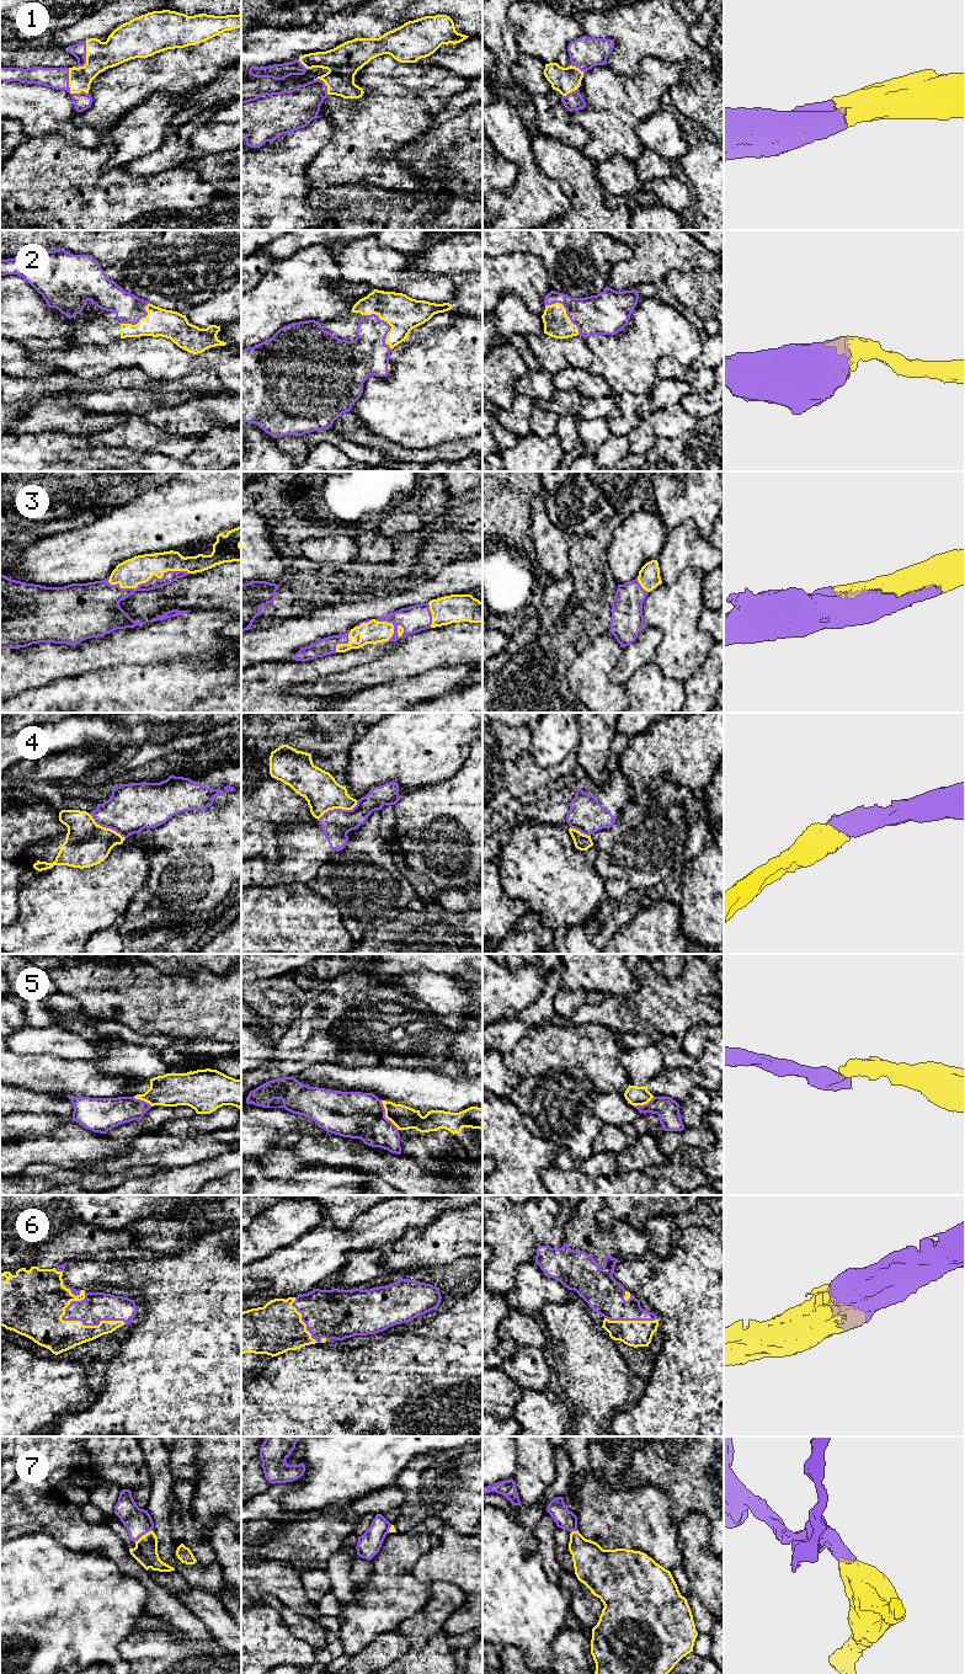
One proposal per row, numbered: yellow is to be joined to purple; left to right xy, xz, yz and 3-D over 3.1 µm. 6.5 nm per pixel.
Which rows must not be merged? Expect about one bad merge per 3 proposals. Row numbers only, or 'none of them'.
4, 5, 7

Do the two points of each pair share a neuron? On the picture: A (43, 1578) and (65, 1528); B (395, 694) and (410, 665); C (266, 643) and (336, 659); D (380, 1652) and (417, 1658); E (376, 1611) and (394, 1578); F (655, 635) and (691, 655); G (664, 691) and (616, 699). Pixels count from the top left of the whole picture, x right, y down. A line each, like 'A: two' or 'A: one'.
A: two
B: two
C: two
D: two
E: one
F: two
G: two

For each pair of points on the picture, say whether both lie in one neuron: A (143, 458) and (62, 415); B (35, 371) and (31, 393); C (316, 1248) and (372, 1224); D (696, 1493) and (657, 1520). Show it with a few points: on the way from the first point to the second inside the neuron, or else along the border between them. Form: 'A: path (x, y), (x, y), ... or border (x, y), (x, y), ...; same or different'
A: border (53, 430), (81, 435); different
B: border (59, 371), (38, 377), (12, 377); different
C: path (330, 1246), (358, 1237); same
D: border (656, 1486), (668, 1498), (670, 1517), (676, 1525); different

